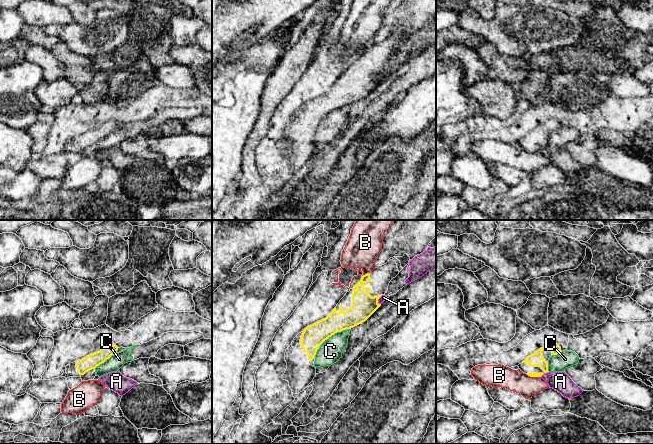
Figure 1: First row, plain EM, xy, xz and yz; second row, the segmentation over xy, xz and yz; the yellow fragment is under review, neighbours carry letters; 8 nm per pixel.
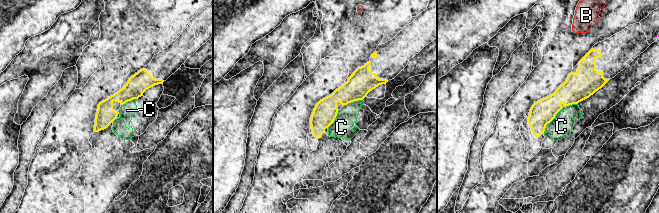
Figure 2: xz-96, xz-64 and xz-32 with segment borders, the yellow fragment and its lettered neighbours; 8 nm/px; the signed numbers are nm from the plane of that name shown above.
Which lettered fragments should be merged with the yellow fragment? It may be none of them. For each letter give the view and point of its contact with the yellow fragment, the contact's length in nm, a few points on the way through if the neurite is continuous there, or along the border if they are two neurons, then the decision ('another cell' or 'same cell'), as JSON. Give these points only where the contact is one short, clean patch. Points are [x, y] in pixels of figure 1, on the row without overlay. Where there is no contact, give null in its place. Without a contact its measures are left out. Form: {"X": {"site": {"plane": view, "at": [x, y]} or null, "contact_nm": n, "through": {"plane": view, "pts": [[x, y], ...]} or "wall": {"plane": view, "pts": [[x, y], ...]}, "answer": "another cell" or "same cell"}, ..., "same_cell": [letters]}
{"A": {"site": {"plane": "yz", "at": [544, 148]}, "contact_nm": 80, "answer": "another cell"}, "B": {"site": {"plane": "yz", "at": [533, 152]}, "contact_nm": 120, "answer": "another cell"}, "C": {"site": {"plane": "xz", "at": [329, 112]}, "contact_nm": 360, "wall": {"plane": "xz", "pts": [[349, 104], [337, 107], [329, 112], [320, 121], [314, 132]]}, "answer": "another cell"}, "same_cell": []}

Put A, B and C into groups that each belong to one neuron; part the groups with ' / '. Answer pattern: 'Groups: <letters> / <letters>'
Groups: A / B / C

